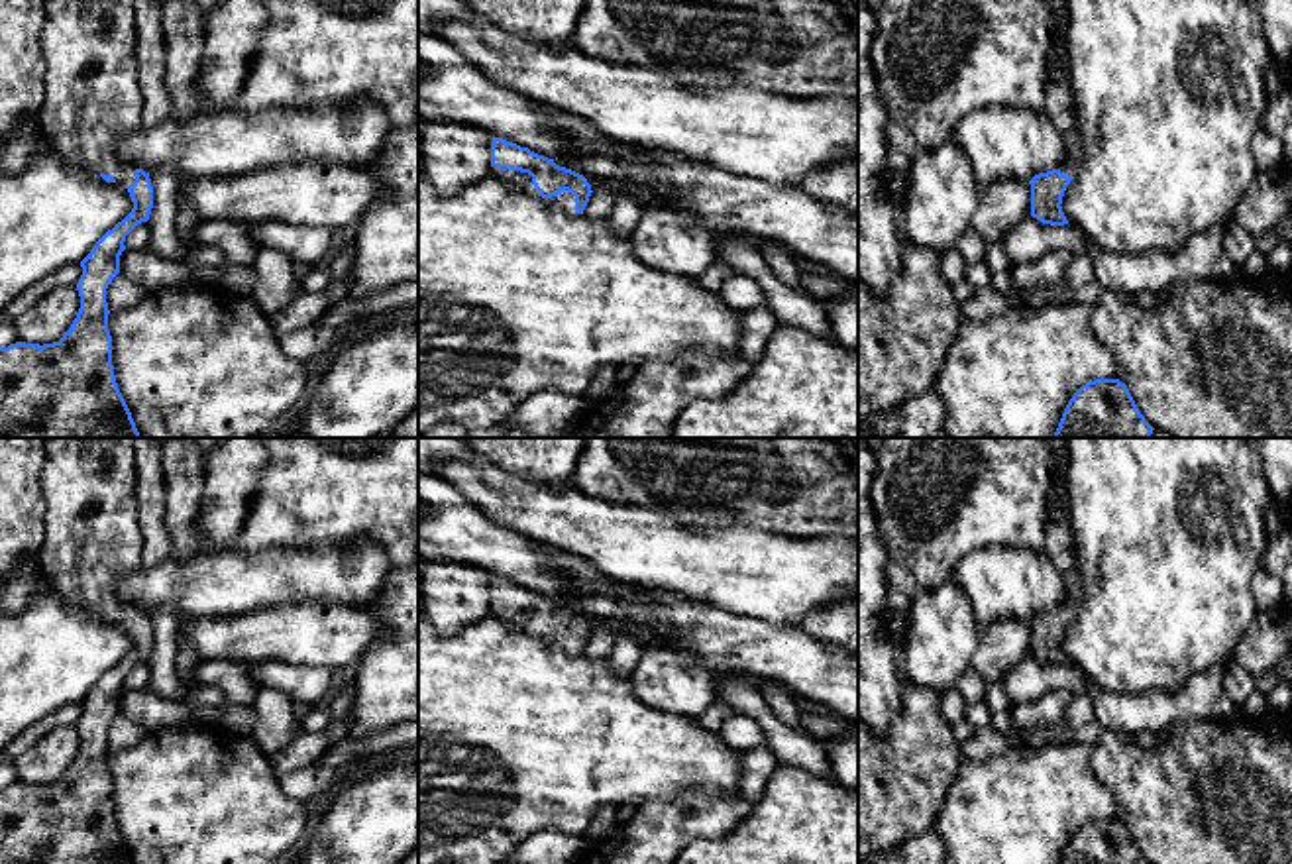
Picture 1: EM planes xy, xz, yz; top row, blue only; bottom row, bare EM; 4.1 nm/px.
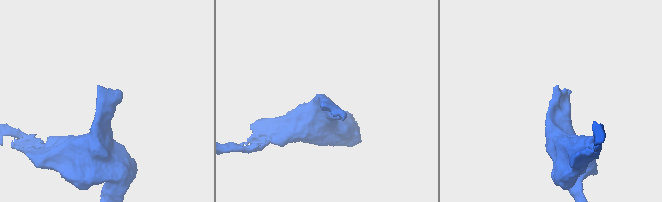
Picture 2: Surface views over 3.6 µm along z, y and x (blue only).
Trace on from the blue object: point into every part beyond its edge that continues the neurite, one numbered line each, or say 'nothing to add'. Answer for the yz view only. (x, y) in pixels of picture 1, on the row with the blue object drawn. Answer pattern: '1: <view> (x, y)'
1: yz (1059, 107)

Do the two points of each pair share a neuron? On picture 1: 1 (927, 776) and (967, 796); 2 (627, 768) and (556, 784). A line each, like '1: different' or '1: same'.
1: different
2: same

